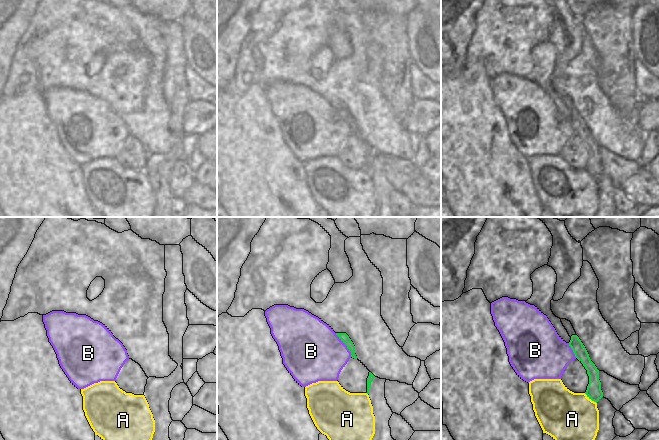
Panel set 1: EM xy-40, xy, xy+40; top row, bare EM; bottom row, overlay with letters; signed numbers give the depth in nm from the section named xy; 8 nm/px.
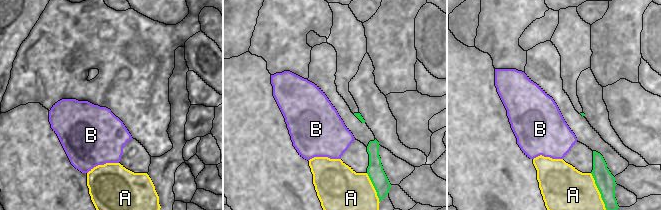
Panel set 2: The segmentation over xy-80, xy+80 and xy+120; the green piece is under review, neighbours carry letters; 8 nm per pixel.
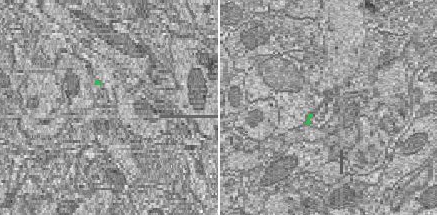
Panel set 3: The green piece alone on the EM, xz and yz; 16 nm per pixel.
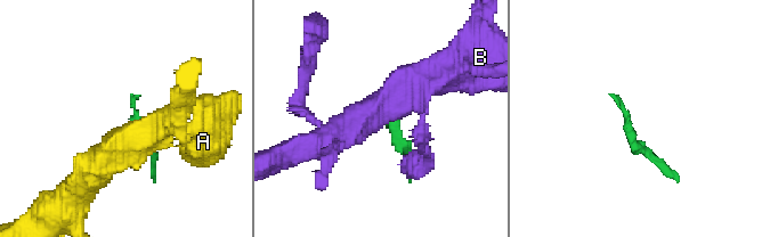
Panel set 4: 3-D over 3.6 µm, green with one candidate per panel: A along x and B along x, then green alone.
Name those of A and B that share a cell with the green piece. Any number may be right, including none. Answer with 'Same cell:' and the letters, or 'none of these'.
Same cell: none of these

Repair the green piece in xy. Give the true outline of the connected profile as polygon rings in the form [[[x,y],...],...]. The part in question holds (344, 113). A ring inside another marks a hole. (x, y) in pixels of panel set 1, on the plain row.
[[[336,109],[336,111],[347,122],[347,124],[351,128],[351,133],[357,135],[357,132],[355,130],[355,122],[349,112],[346,109]]]

